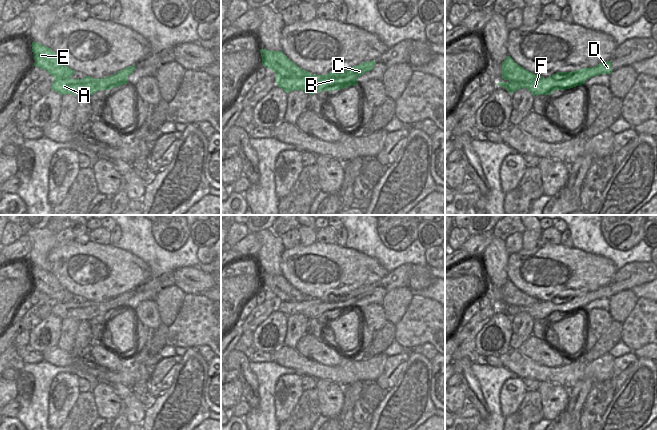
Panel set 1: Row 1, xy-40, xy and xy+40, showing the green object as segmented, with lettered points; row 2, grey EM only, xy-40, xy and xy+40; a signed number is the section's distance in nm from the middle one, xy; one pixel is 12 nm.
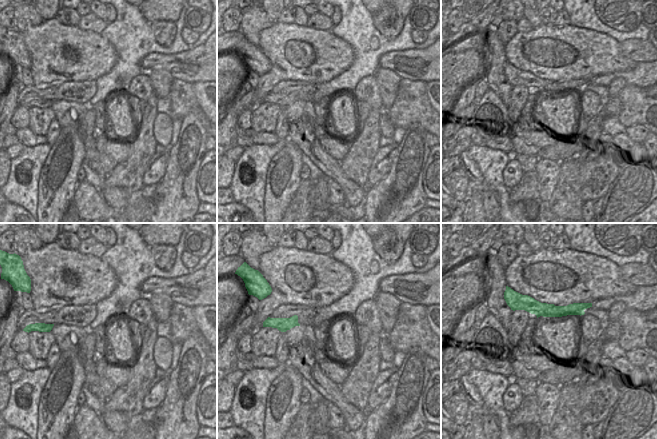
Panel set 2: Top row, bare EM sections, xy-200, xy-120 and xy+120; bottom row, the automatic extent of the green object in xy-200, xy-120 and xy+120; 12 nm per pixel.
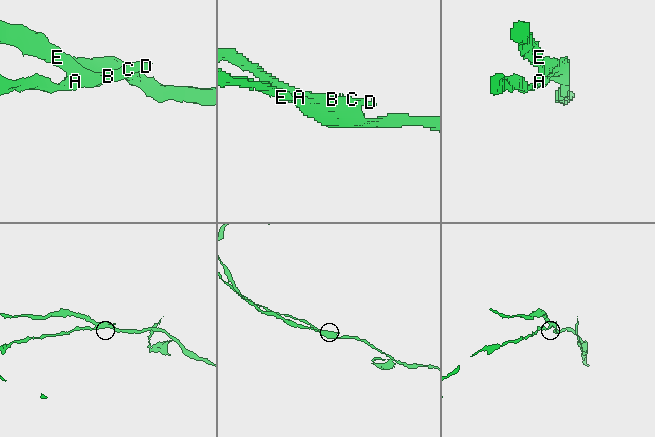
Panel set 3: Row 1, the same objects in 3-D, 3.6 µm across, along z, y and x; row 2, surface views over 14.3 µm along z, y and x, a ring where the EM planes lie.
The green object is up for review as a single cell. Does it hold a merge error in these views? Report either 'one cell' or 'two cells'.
two cells

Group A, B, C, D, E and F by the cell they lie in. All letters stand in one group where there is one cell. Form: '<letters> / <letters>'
A B C D F / E

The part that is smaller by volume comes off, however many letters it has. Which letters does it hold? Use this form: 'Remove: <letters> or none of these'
Remove: A, B, C, D, F

